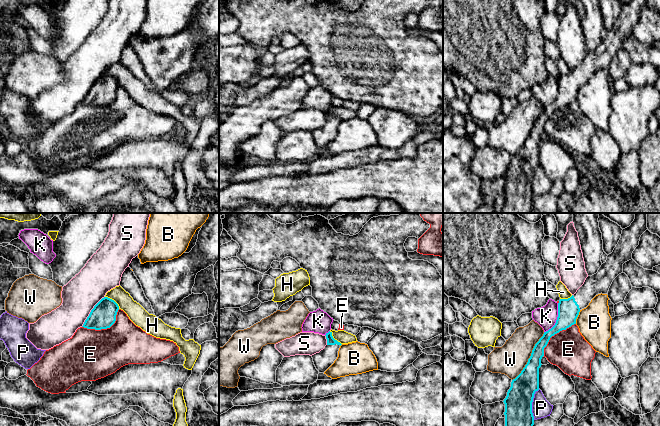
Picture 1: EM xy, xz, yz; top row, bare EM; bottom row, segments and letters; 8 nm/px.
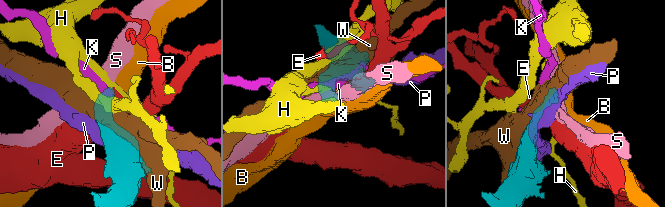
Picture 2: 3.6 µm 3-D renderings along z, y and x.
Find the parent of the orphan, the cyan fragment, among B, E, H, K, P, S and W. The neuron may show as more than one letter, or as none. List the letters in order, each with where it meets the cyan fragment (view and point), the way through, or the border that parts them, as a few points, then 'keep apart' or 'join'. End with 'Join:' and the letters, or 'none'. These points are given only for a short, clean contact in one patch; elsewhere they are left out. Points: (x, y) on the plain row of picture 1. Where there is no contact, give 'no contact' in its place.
B: yz (577, 92) | along yz (580, 86), (575, 99) | keep apart
E: xy (104, 104) | keep apart
H: xy (113, 76) | along xy (105, 72), (112, 75), (119, 84) | keep apart
K: yz (557, 95) | along yz (558, 79), (556, 98), (544, 108) | keep apart
P: yz (531, 180) | keep apart
S: xy (91, 87) | along xy (104, 72), (94, 82), (81, 102) | keep apart
W: yz (530, 132) | keep apart
Join: none

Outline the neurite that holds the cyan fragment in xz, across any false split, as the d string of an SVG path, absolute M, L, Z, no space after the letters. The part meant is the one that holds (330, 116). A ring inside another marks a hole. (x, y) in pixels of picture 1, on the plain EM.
M332 108L326 109L327 121L319 129L312 131L314 141L319 149L324 149L337 135L338 127L342 121L335 116Z

